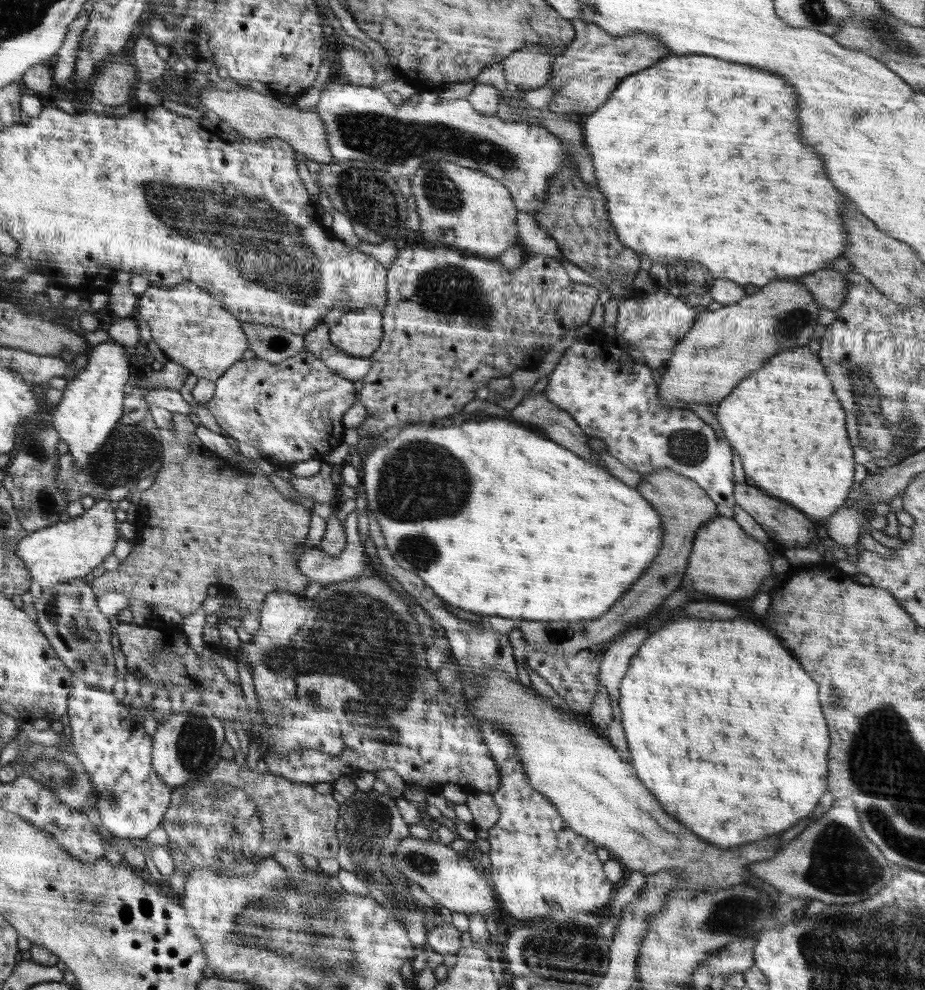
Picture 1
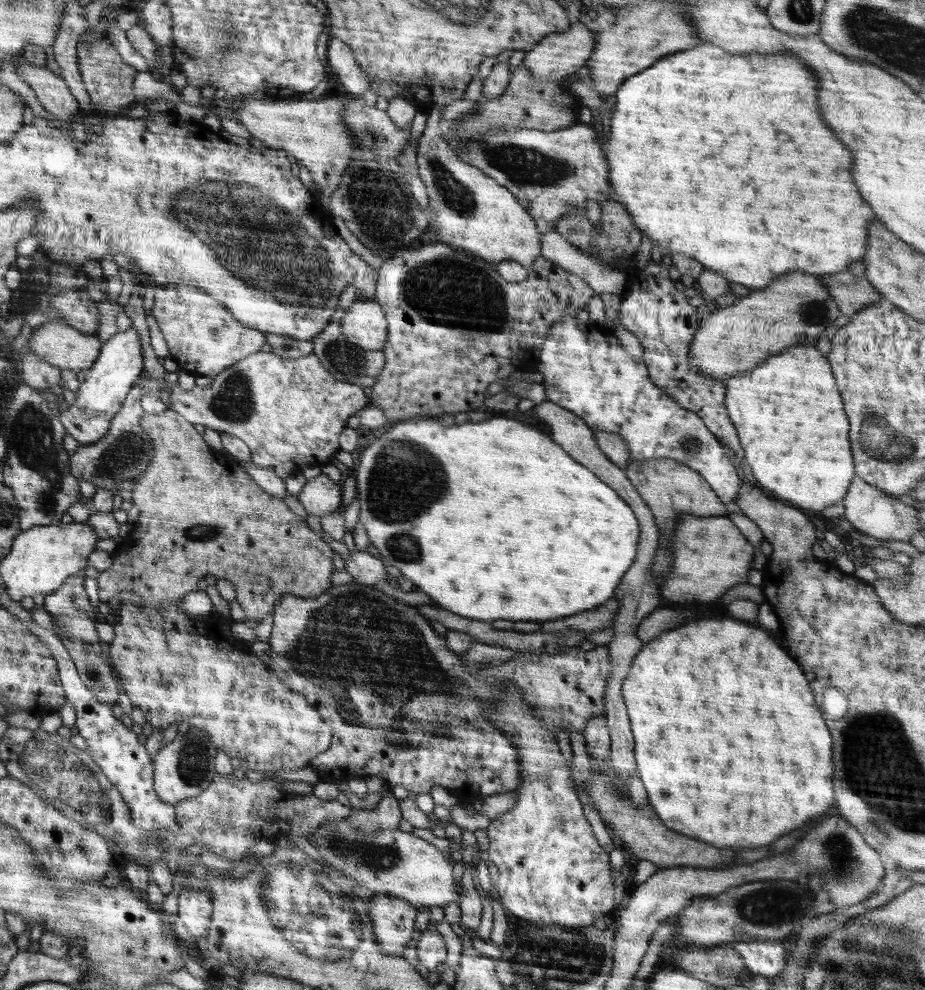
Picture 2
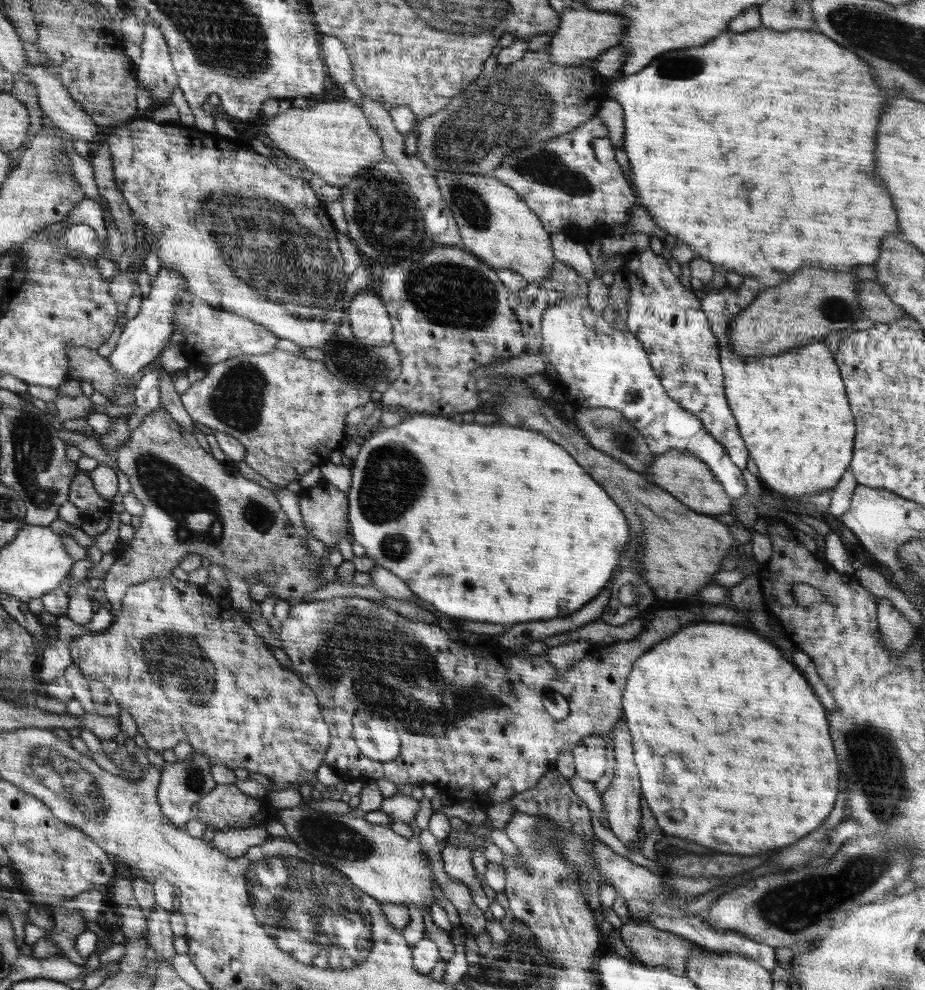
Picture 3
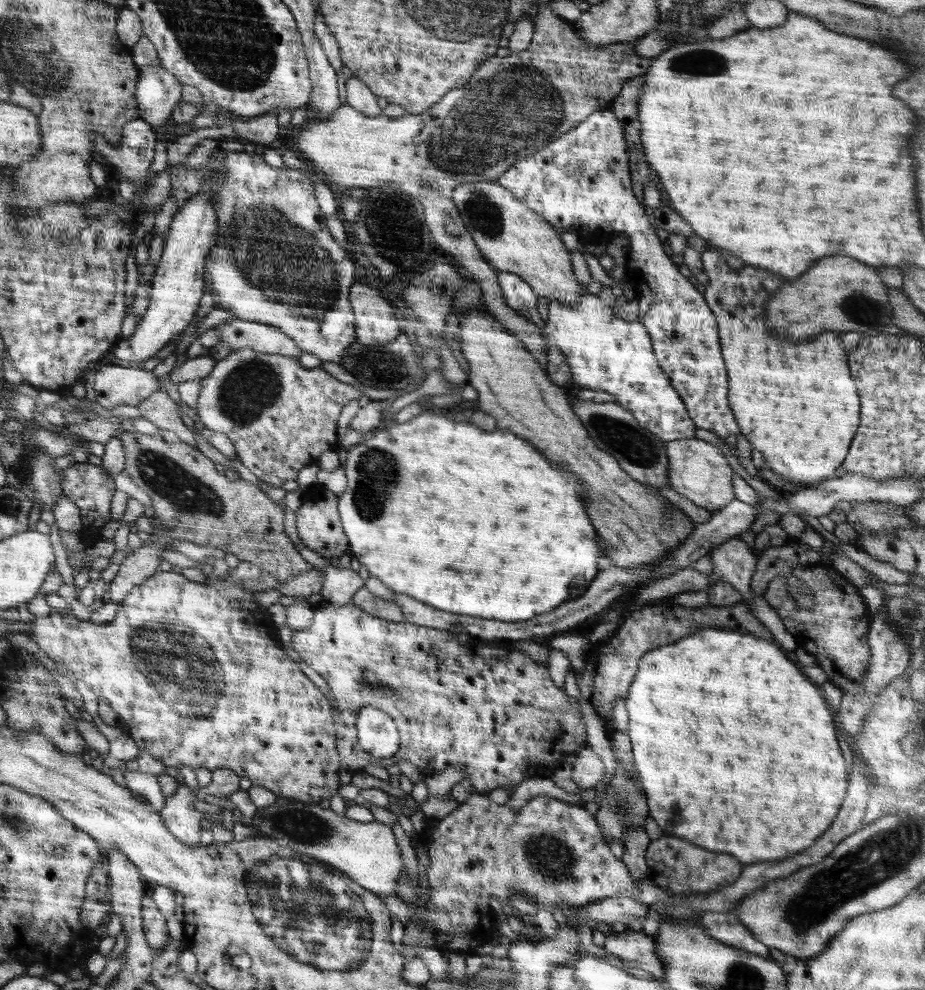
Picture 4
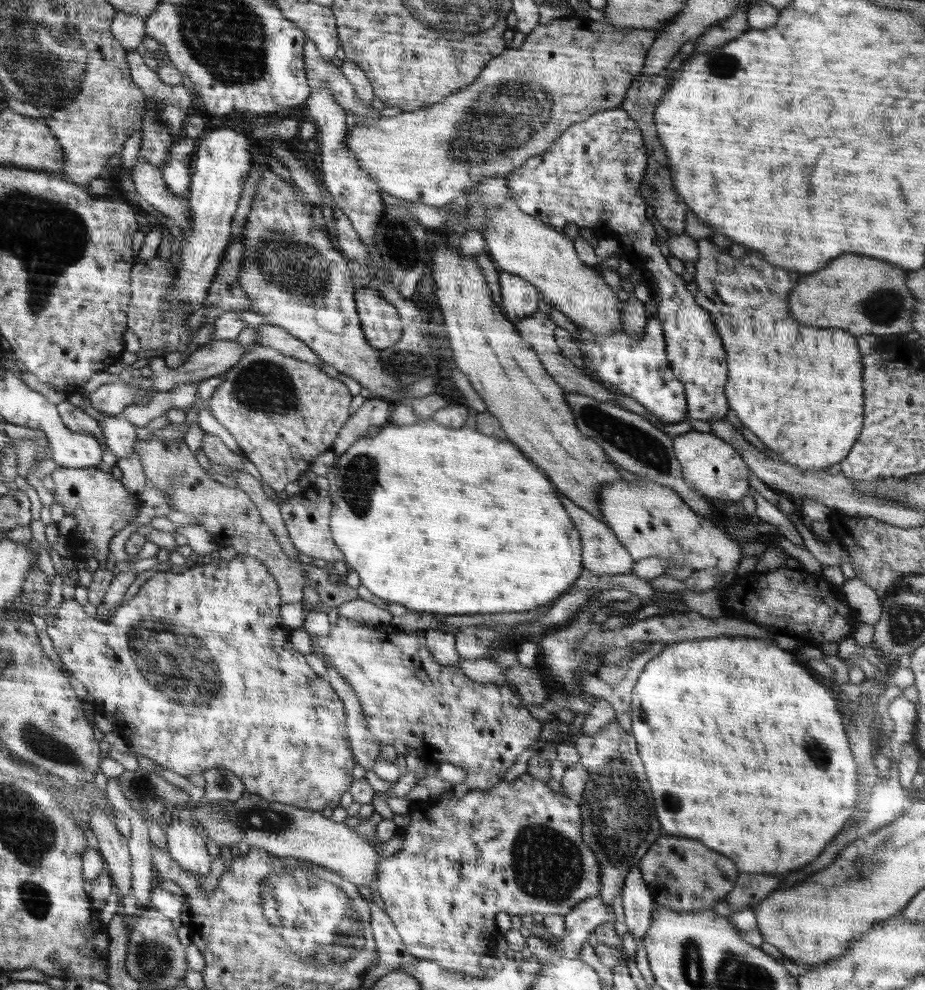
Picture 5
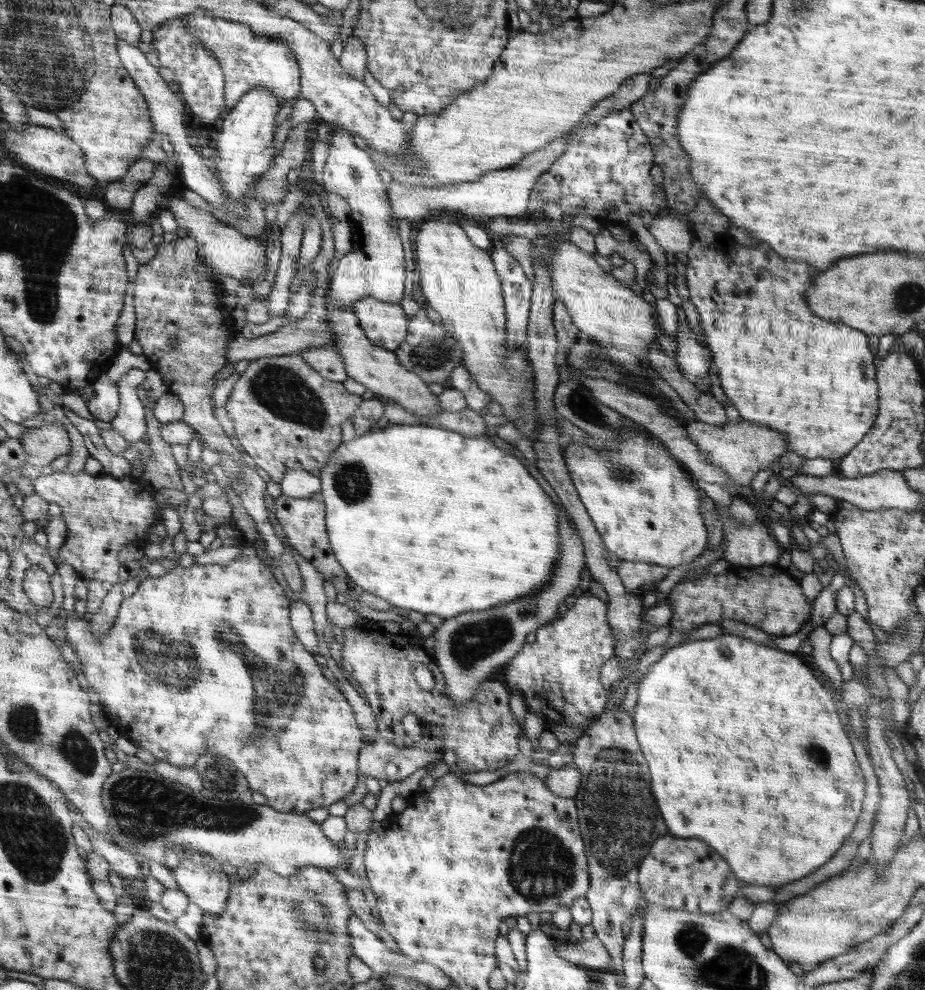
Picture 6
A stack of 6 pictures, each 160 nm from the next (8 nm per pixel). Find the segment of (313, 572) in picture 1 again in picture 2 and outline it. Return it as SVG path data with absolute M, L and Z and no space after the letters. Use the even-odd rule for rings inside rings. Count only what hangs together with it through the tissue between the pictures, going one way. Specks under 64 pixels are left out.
M349 551L345 568L355 583L365 586L380 586L385 581L385 566L380 559L374 558L368 551Z

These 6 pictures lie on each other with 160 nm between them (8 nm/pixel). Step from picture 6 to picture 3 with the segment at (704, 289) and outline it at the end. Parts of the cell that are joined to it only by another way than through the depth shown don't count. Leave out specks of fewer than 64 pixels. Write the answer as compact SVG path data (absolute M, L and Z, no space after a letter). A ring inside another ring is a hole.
M746 278L740 288L733 289L726 282L721 289L707 290L701 298L702 310L719 342L728 406L734 412L748 454L758 466L764 488L774 488L788 498L798 499L822 491L832 492L850 468L856 428L840 370L826 343L819 340L778 356L754 356L746 360L740 360L729 347L730 325L765 289L758 280Z

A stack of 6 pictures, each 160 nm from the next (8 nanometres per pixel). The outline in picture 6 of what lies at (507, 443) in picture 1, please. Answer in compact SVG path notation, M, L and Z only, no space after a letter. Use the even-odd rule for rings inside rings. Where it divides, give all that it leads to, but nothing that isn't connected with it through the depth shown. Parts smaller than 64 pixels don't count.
M388 424L380 429L375 427L354 440L342 442L341 447L330 456L329 463L320 472L322 497L326 508L325 527L329 536L329 545L336 560L346 572L351 586L359 586L364 591L384 598L394 606L406 610L415 610L423 615L453 617L466 610L484 610L496 606L500 602L512 602L532 592L534 586L542 586L550 582L557 561L558 548L558 514L557 506L546 492L538 486L538 482L530 476L526 464L515 456L497 448L487 437L466 437L459 432L442 427L428 425Z

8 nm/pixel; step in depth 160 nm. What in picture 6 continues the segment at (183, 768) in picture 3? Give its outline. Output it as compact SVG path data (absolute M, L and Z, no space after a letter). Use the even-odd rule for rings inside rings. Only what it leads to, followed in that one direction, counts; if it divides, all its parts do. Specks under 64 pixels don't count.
M185 851L179 852L180 865L177 869L172 870L175 876L178 888L186 894L191 904L199 906L203 912L207 912L208 915L218 915L226 908L227 898L231 891L229 885L230 880L226 873L220 873L214 871L212 868L208 868L206 865L198 867L192 863L191 853L185 853Z

